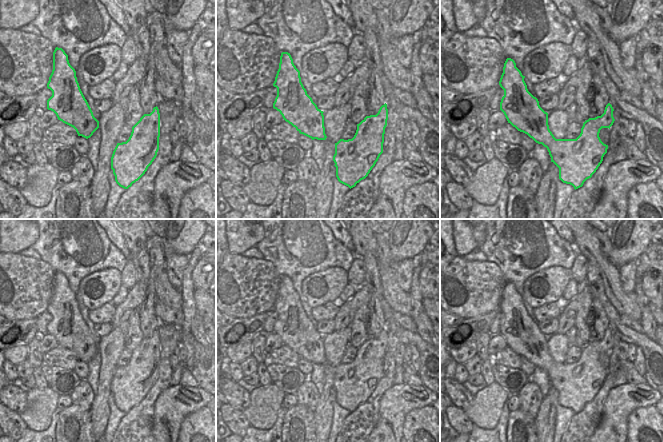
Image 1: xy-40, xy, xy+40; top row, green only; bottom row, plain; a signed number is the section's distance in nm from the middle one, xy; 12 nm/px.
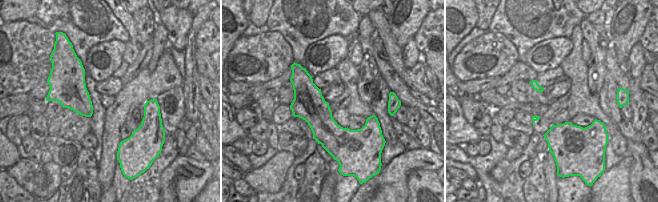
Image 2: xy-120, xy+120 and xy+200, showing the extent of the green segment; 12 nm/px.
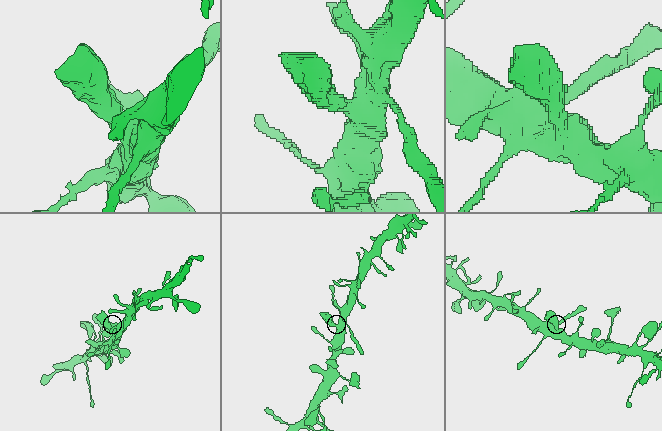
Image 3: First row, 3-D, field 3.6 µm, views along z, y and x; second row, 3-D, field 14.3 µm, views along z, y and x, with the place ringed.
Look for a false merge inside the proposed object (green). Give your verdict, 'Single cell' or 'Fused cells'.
Single cell.

